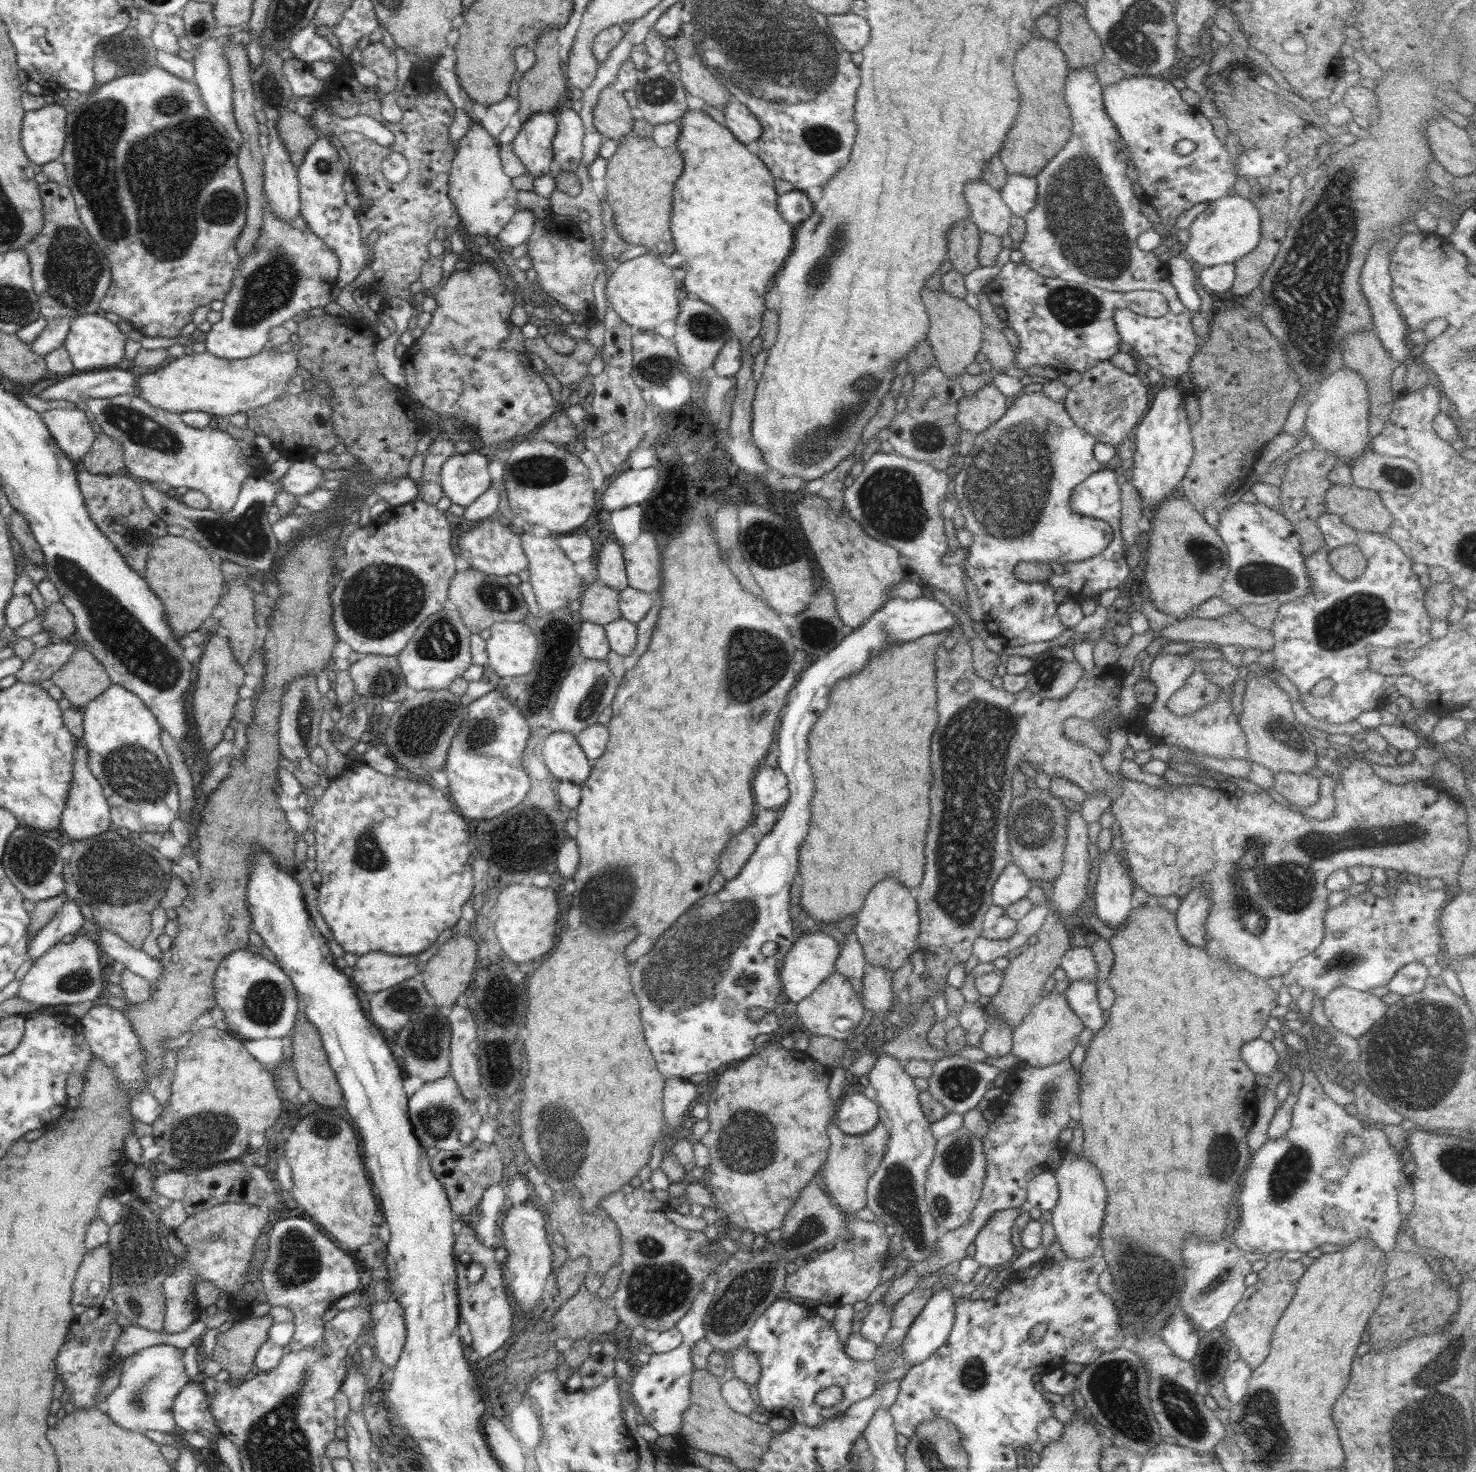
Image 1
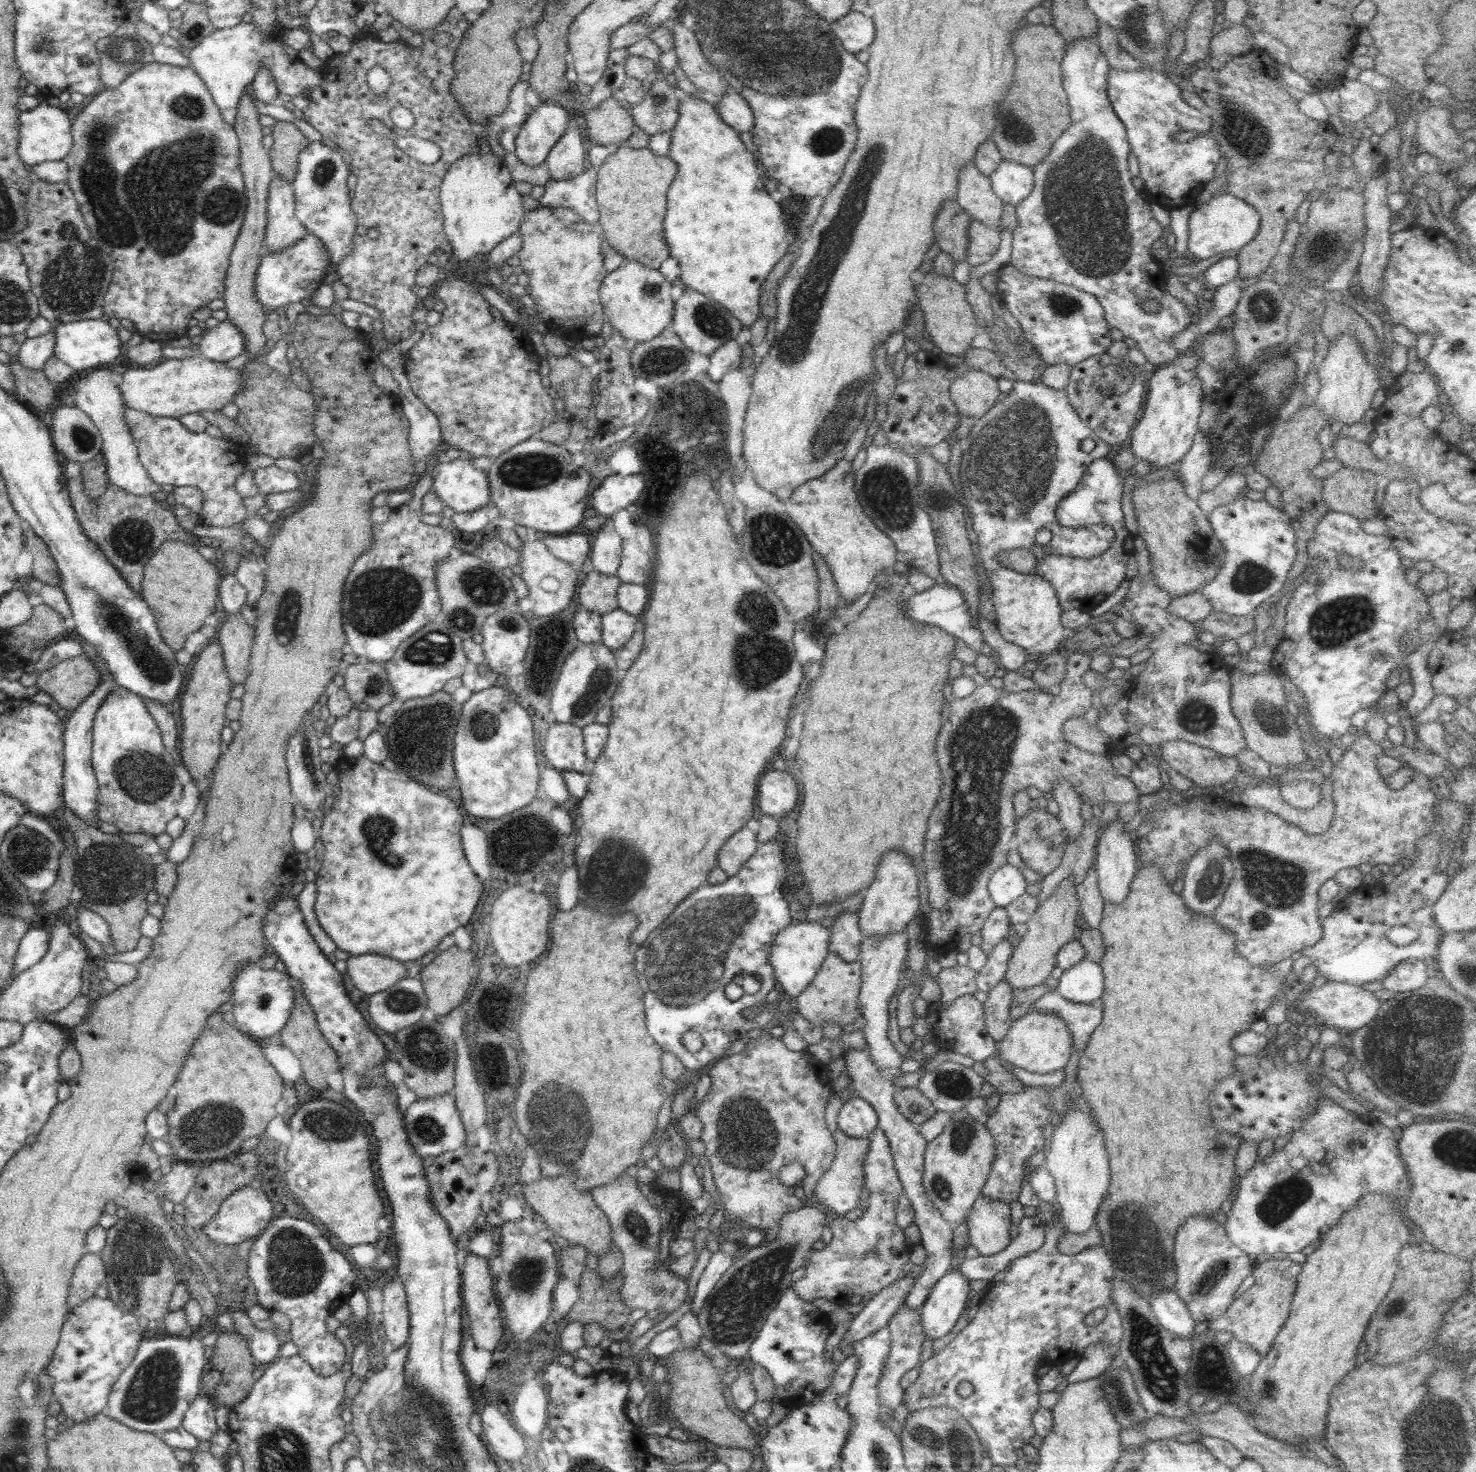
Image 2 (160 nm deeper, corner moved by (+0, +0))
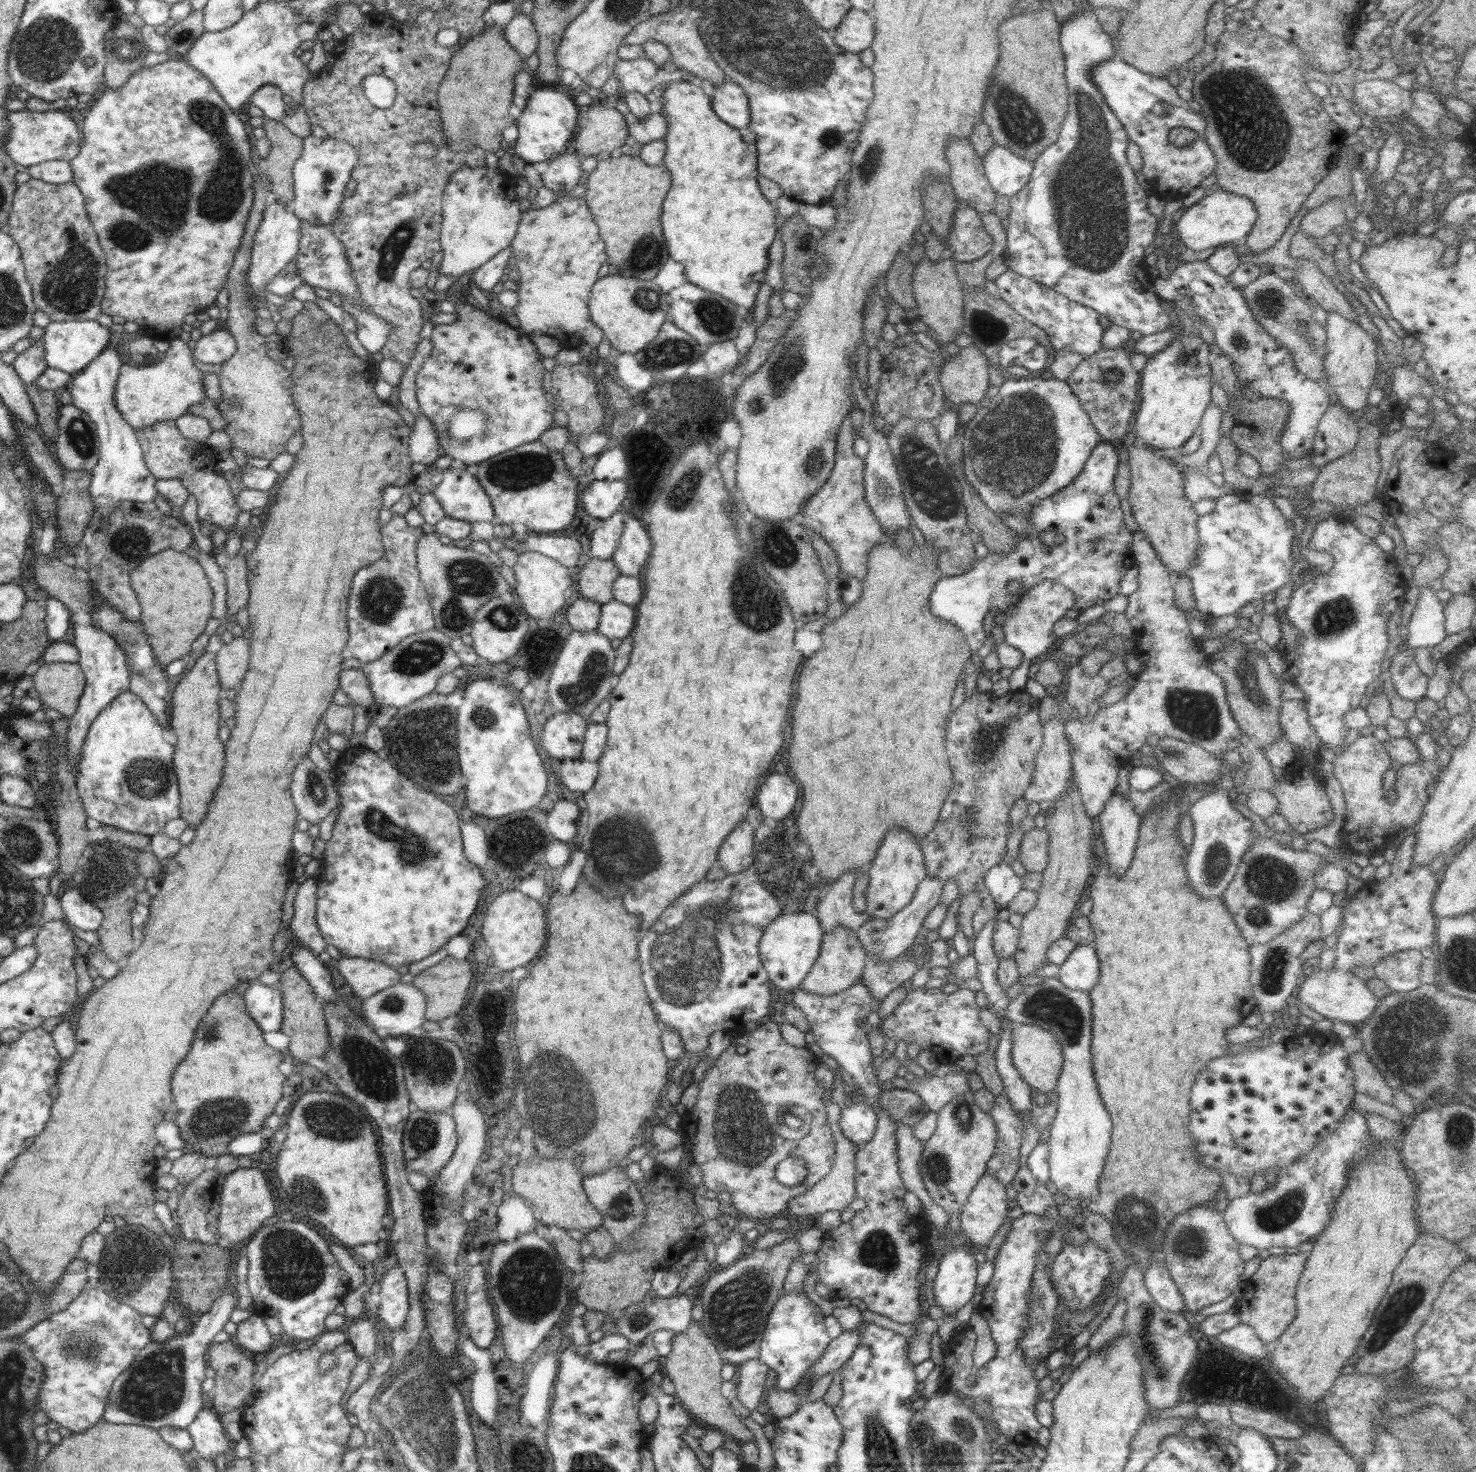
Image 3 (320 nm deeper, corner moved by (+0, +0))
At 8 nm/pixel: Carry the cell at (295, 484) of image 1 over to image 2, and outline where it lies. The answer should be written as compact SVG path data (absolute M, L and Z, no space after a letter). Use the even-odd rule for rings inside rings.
M276 465L255 468L254 480L259 486L260 495L263 496L291 491L296 489L296 487L298 488L301 484L297 477L297 472L280 469Z

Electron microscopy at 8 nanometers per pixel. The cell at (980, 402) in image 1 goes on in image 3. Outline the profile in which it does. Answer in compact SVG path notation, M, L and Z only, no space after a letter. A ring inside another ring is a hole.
M973 344L962 347L939 370L944 397L954 406L973 404L981 406L990 388L989 362L984 353Z

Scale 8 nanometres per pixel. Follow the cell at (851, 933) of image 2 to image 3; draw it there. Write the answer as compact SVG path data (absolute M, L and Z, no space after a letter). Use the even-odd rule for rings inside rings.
M846 872L830 886L818 888L820 902L816 906L816 918L825 933L832 932L837 926L848 927L855 934L860 925L869 919L864 911L856 911L853 906L853 886L859 872Z

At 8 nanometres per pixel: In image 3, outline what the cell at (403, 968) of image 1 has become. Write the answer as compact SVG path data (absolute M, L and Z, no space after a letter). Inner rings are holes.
M344 956L338 960L336 970L346 979L356 998L368 998L400 983L401 974L383 962Z

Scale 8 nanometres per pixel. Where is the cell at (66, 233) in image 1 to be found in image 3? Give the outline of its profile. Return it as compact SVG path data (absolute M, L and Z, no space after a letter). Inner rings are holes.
M31 178L17 186L5 231L20 247L34 304L48 314L51 322L96 320L96 316L100 316L106 288L106 256L85 209L84 195L76 184L47 183Z

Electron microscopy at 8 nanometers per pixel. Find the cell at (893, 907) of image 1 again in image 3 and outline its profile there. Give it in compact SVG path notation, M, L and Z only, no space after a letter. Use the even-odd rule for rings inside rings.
M892 828L882 840L876 857L868 867L869 887L866 893L865 914L872 919L890 918L903 910L914 898L918 885L926 878L924 856L918 848L917 840L902 828Z

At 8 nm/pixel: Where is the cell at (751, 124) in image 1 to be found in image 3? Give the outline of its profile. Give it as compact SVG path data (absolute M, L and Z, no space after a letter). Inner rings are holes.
M725 80L714 87L711 105L726 124L734 128L746 128L750 122L750 107L744 89L732 80Z

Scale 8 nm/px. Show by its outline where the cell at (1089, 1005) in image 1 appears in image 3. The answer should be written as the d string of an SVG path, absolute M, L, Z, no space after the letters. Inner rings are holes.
M1078 945L1060 965L1057 974L1060 984L1066 988L1089 992L1098 984L1100 978L1100 961L1096 951L1090 945Z

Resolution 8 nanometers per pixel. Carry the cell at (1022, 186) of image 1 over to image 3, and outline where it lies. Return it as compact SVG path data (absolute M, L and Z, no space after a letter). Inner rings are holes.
M998 143L983 156L982 163L990 186L1007 197L1020 194L1030 180L1033 164Z

